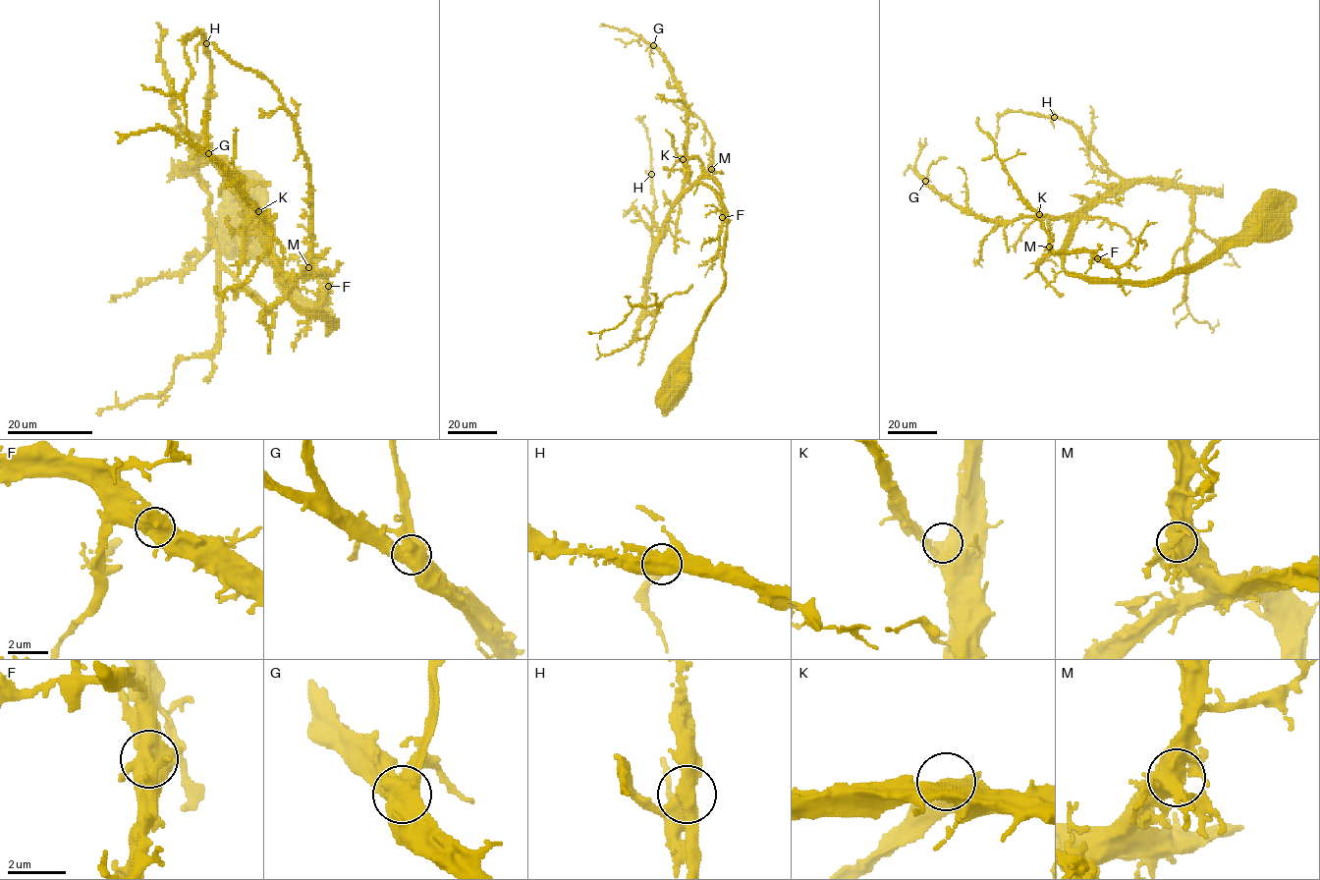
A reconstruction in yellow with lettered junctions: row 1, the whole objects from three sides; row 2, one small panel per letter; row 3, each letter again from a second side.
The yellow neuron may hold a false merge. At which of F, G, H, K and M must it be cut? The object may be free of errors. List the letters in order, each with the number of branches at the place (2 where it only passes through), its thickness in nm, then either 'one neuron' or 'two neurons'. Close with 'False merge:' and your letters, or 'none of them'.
F: 5 | 650 nm | one neuron
G: 3 | 550 nm | one neuron
H: 3 | 550 nm | one neuron
K: 3 | 500 nm | one neuron
M: 6 | 600 nm | one neuron
False merge: none of them

